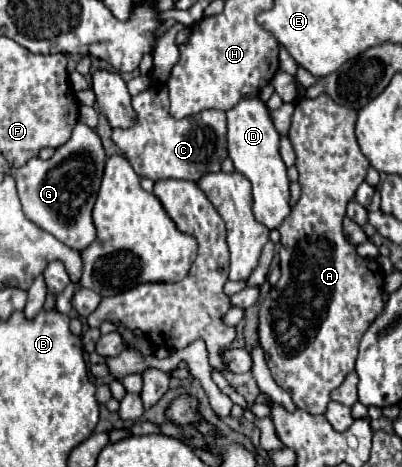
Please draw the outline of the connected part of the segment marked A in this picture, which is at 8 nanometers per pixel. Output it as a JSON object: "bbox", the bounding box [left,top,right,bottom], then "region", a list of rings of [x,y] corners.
{"bbox":[258,94,384,414],"region":[[[320,94],[320,98],[300,98],[292,114],[288,138],[296,152],[296,168],[300,172],[302,194],[292,214],[282,222],[280,236],[282,248],[292,256],[280,256],[282,276],[274,286],[270,300],[262,300],[258,312],[258,344],[264,348],[266,364],[272,378],[282,390],[288,390],[294,404],[310,414],[324,414],[330,402],[330,392],[338,388],[344,378],[354,370],[358,356],[358,344],[368,326],[384,310],[384,270],[376,262],[376,270],[370,268],[370,260],[358,256],[356,248],[344,238],[342,218],[348,202],[354,198],[356,188],[364,182],[370,168],[368,158],[360,152],[354,136],[356,112],[348,106],[340,106]]]}

